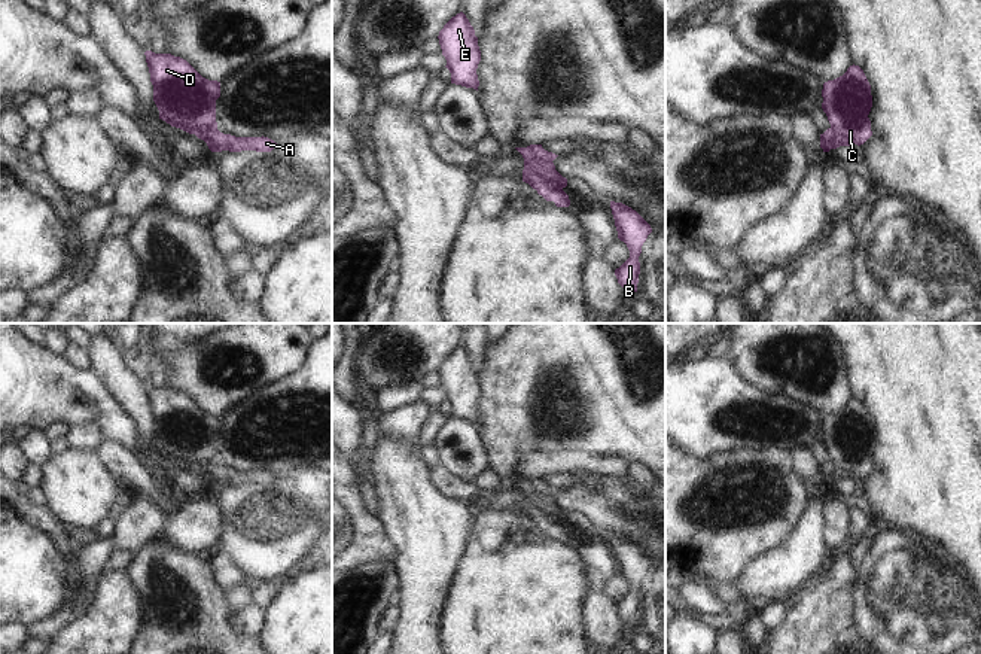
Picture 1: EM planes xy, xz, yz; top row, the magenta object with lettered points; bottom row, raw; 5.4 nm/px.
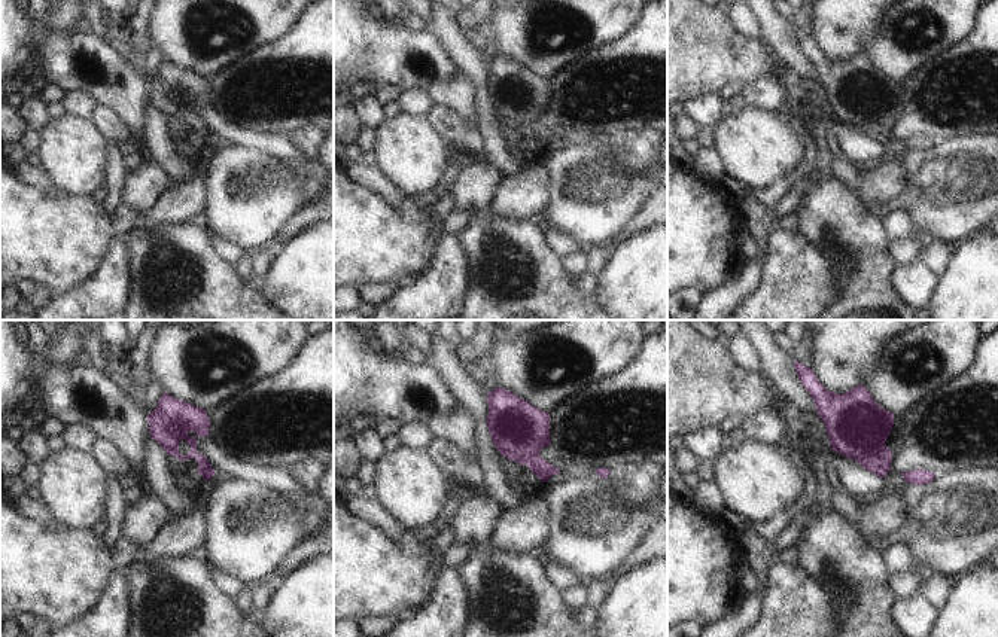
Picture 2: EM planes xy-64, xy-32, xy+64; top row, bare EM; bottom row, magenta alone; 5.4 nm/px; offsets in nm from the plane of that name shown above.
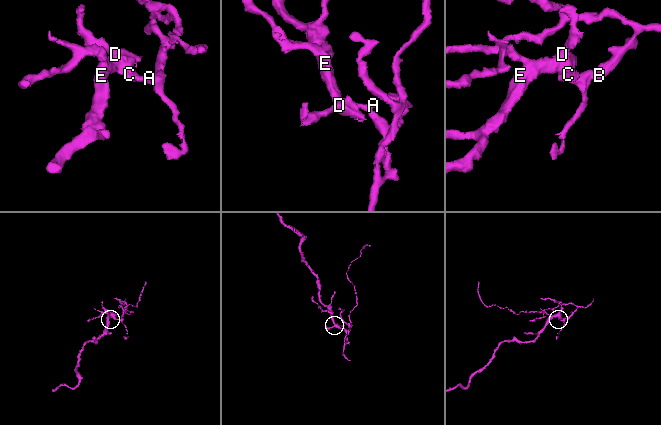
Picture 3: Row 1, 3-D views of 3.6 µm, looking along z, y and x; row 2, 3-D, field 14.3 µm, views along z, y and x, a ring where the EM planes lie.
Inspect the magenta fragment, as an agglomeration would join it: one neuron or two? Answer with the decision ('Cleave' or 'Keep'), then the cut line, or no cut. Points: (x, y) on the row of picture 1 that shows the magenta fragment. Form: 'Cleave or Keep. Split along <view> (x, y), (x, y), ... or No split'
Cleave. Split along xz (524, 148), (530, 155), (544, 157), (551, 161).

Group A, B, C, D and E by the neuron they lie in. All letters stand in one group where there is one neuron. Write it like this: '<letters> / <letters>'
A B / C D E

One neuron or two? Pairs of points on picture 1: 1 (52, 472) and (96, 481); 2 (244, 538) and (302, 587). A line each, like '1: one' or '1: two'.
1: one
2: two

